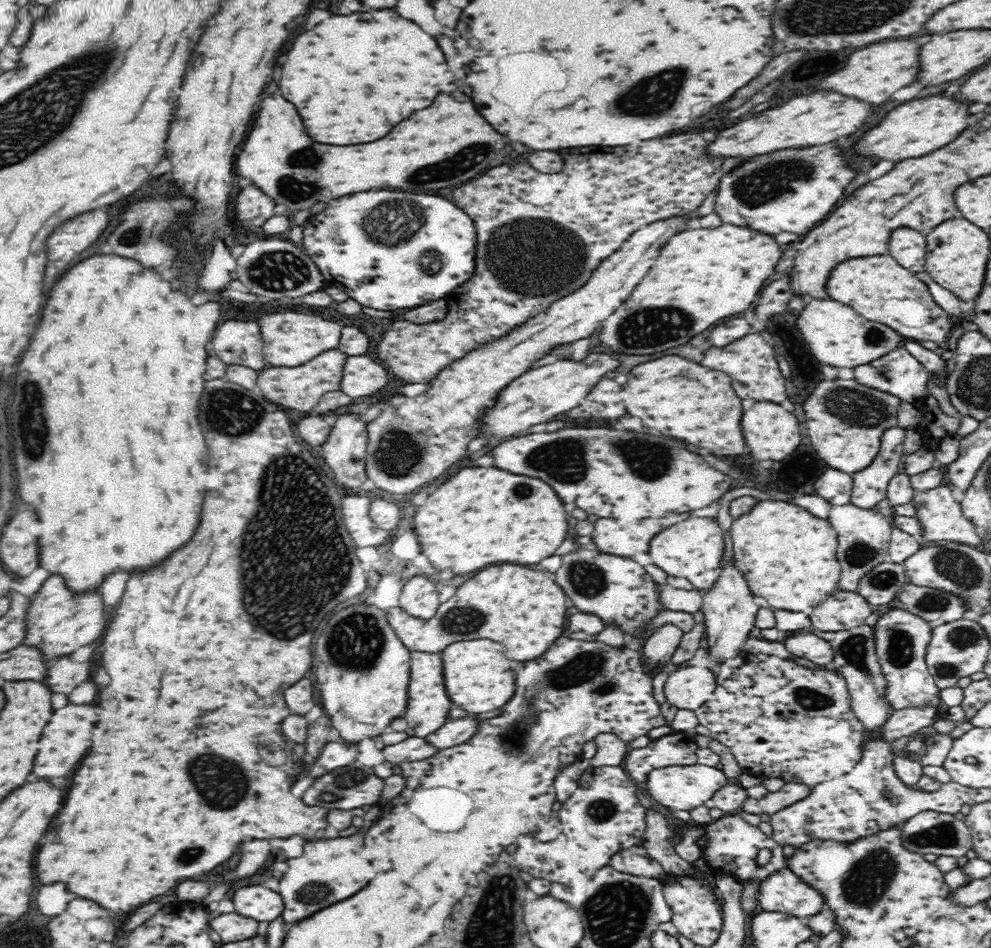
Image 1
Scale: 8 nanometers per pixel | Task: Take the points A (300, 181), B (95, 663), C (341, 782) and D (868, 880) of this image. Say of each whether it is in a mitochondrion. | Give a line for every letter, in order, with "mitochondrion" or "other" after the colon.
A: mitochondrion
B: other
C: mitochondrion
D: mitochondrion

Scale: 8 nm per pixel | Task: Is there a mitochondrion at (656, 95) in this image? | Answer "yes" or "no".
yes

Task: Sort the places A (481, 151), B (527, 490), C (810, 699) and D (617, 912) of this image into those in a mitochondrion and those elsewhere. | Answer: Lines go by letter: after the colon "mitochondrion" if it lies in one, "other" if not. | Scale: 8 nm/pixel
A: mitochondrion
B: mitochondrion
C: mitochondrion
D: mitochondrion

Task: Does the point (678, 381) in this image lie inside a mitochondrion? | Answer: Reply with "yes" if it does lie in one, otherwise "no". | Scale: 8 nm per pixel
no

